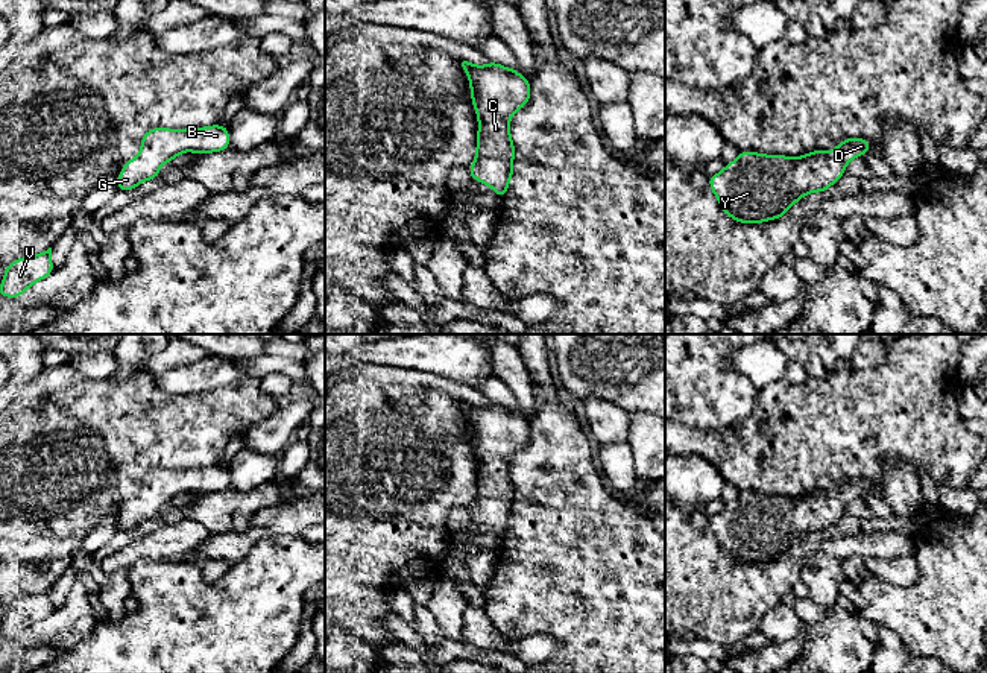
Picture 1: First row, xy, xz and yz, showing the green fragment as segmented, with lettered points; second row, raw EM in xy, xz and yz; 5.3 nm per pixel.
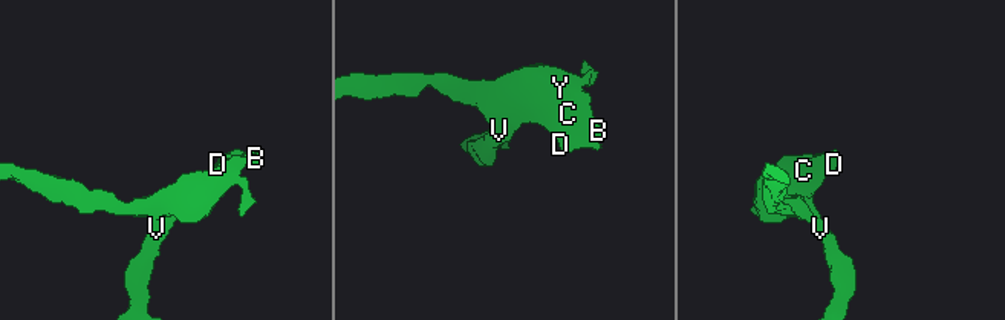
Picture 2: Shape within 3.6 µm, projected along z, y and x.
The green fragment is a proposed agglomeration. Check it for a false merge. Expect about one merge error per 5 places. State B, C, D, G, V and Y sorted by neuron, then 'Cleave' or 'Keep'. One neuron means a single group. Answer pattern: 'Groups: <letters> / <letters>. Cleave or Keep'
Groups: B C D G V Y. Keep

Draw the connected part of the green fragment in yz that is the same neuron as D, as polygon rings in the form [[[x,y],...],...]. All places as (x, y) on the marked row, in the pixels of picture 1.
[[[846,138],[835,149],[814,150],[802,156],[739,152],[738,158],[709,176],[723,213],[739,223],[762,223],[780,219],[799,199],[828,191],[856,156],[872,143]]]

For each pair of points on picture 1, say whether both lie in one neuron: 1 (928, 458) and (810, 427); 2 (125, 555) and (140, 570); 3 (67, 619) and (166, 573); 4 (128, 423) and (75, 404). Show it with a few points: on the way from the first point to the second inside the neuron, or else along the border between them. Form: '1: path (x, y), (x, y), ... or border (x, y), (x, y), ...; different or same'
1: path (899, 429), (838, 427); same
2: border (169, 559), (138, 558), (126, 565); different
3: border (99, 622), (84, 638), (72, 646); different
4: path (114, 423), (93, 423), (88, 418); same

